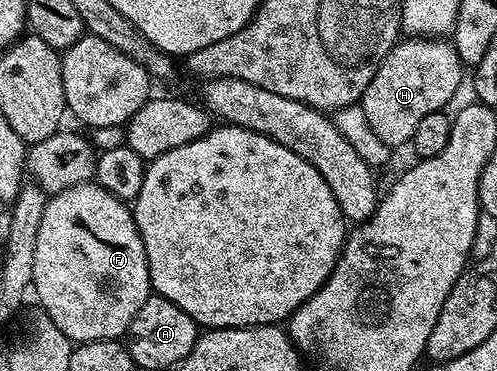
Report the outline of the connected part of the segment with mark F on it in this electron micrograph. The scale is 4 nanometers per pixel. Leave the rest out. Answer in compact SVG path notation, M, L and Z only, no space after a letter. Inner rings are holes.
M75 185L47 198L38 243L34 250L31 288L36 289L43 316L49 317L74 343L85 341L114 341L128 332L134 315L152 293L146 247L132 218L132 210L100 185Z

